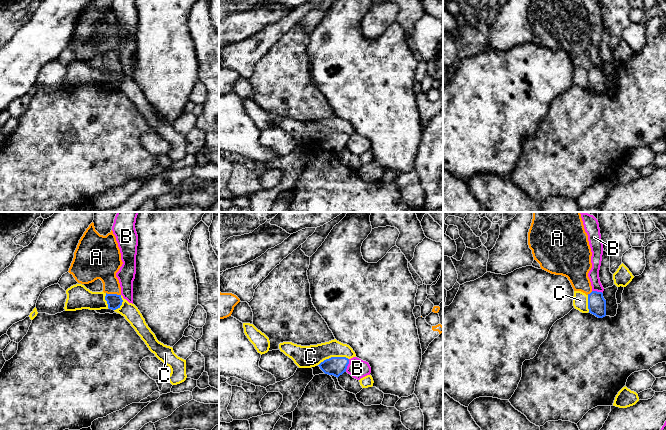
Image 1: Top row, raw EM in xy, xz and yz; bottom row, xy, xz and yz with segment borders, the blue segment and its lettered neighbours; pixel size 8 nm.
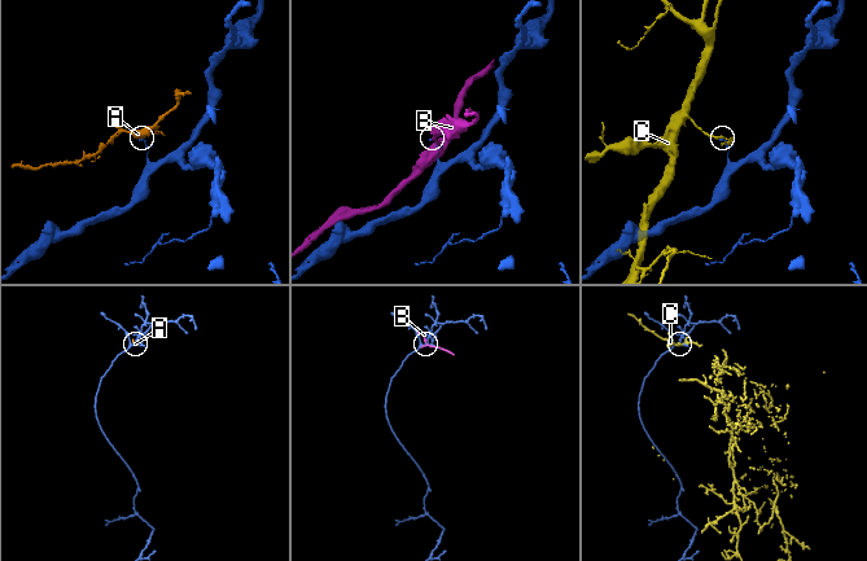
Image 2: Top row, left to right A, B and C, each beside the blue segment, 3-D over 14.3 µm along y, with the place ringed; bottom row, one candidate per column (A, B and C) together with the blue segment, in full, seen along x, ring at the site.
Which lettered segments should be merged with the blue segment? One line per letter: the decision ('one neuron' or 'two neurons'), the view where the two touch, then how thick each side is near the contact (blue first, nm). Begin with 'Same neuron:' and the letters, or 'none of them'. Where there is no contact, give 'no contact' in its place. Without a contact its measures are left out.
Same neuron: none of them
A: two neurons | xy | 120/240 nm
B: two neurons | xz | 160/160 nm
C: two neurons | xz | 160/180 nm

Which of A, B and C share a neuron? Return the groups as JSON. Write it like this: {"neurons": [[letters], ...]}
{"neurons": [["A"], ["B"], ["C"]]}

